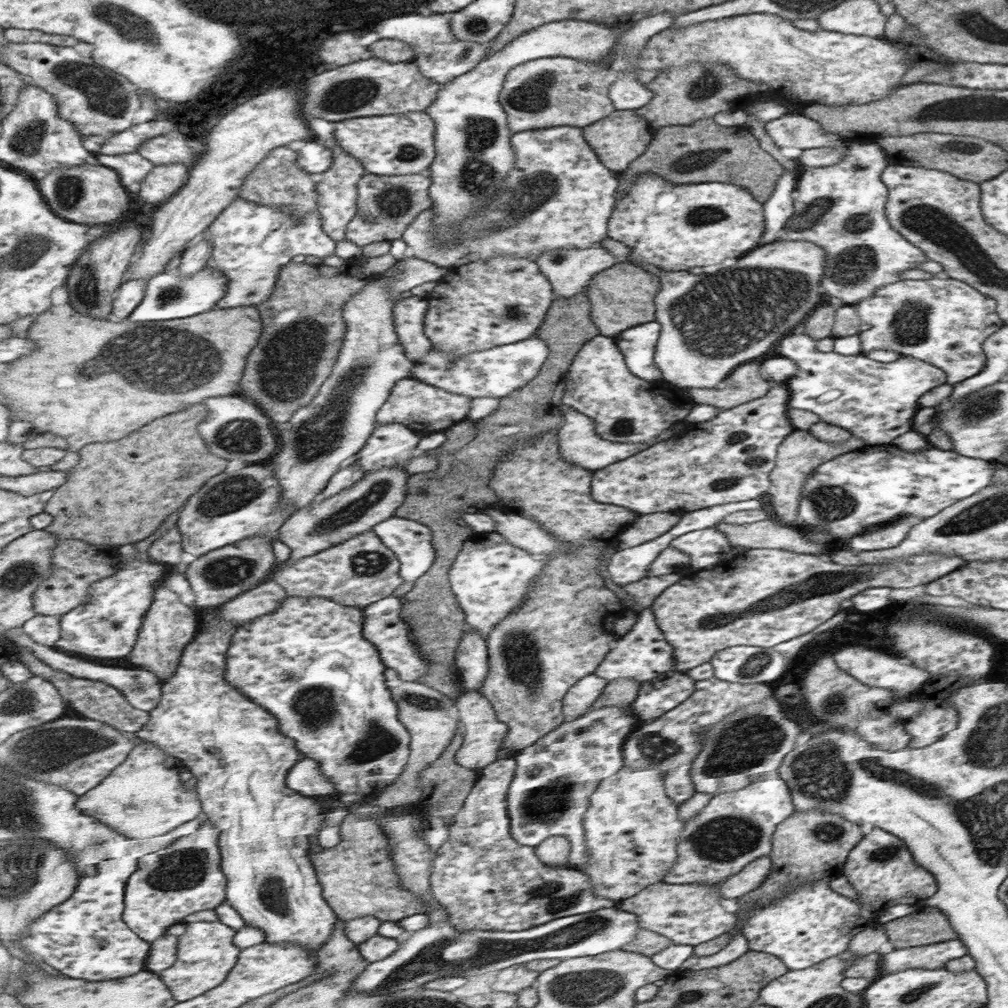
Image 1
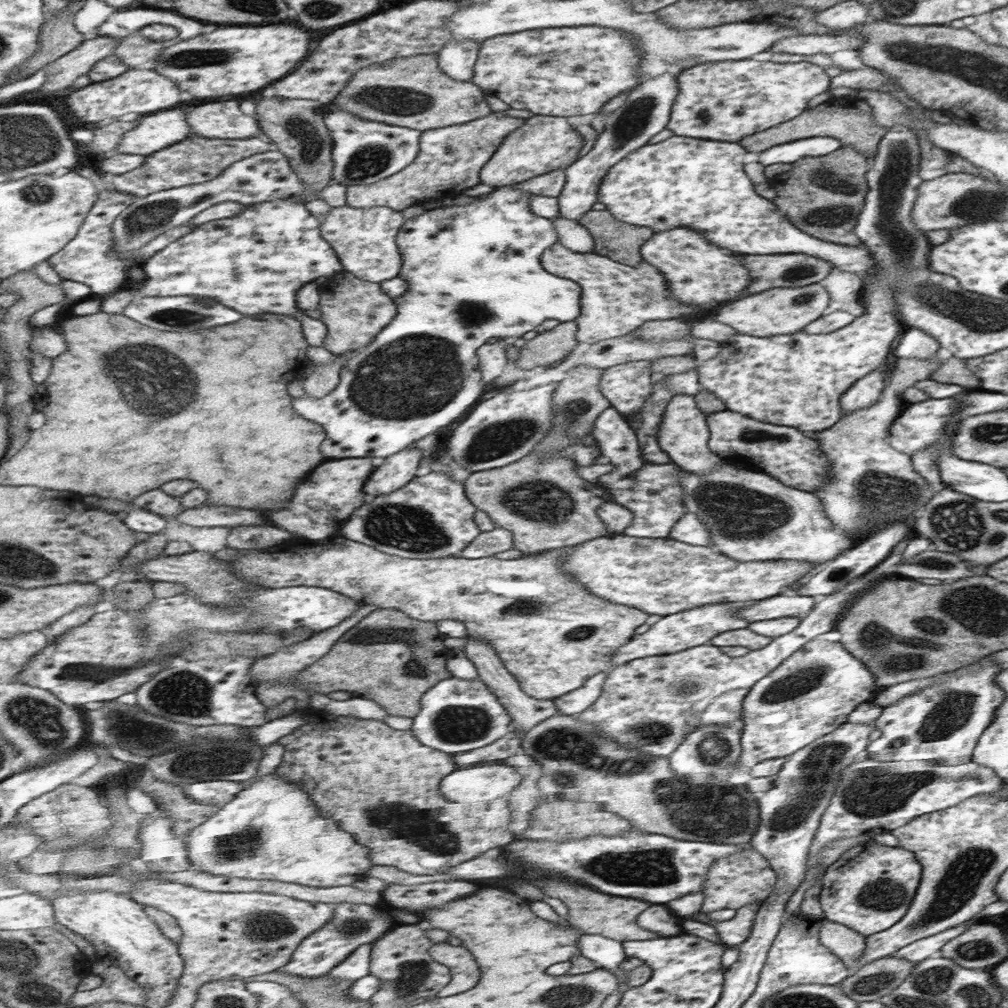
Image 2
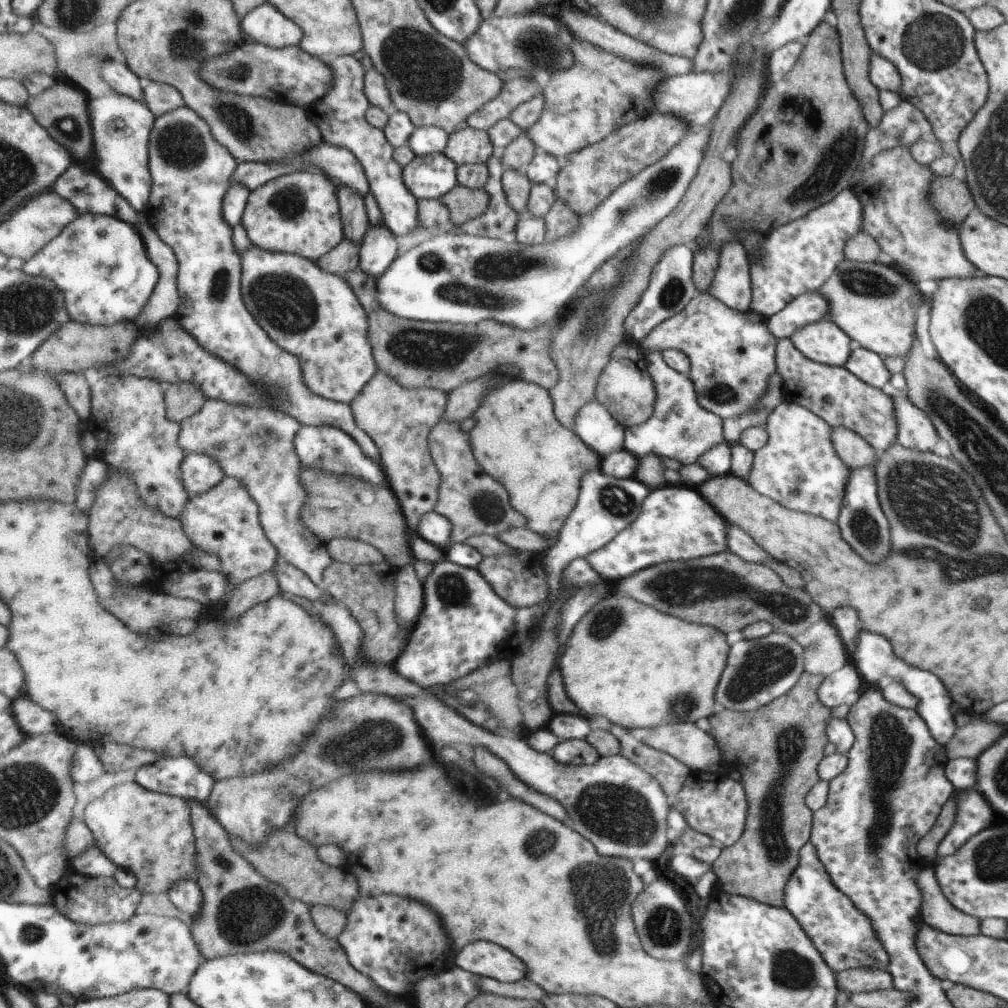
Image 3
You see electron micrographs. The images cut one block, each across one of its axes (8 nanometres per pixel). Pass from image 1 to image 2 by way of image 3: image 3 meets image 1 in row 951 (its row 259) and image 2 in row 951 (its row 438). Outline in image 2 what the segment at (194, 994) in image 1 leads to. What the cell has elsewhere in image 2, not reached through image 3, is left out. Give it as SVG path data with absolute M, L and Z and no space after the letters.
M372 943L359 946L340 966L330 972L330 976L339 984L368 976L372 968L372 950Z

